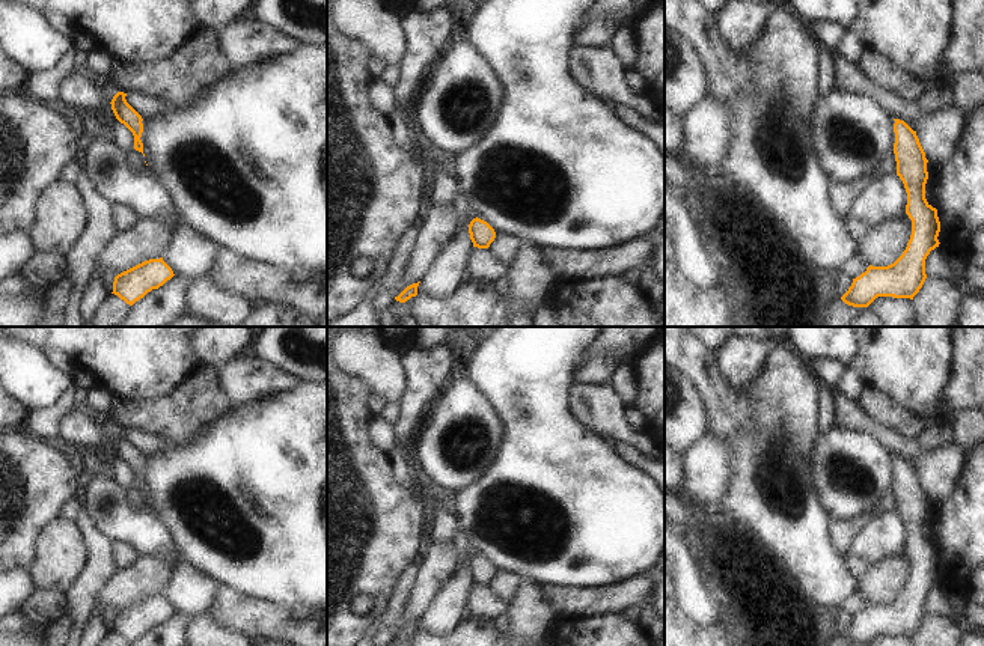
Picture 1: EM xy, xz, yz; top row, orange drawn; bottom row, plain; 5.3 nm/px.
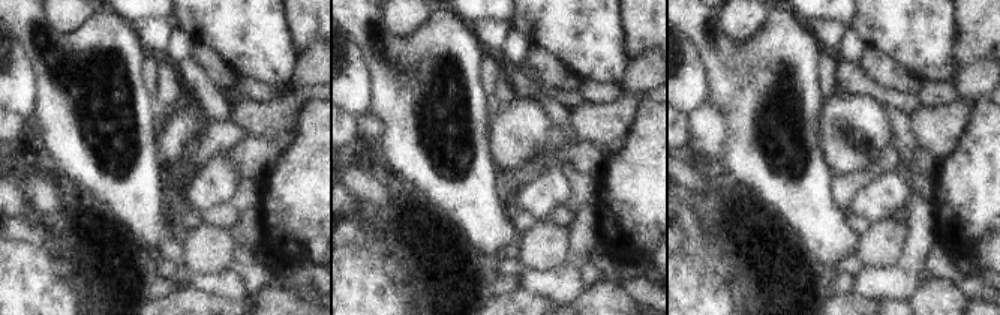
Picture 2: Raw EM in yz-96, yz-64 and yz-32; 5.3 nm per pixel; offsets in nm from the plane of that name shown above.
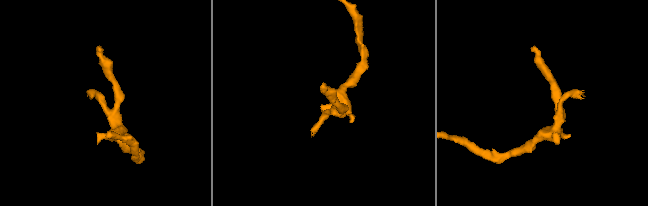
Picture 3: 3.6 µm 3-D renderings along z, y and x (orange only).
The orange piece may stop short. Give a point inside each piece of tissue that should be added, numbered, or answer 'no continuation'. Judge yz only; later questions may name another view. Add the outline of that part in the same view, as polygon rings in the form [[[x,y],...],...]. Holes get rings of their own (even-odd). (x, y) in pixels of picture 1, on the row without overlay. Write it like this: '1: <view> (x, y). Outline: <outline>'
no continuation

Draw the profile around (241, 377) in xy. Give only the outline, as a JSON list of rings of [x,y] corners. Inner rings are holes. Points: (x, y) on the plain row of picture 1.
[[[247,351],[232,355],[223,364],[217,366],[215,376],[231,407],[246,399],[289,389],[297,381]]]

